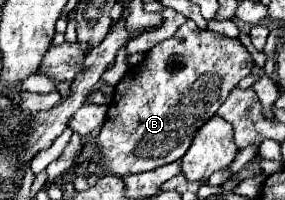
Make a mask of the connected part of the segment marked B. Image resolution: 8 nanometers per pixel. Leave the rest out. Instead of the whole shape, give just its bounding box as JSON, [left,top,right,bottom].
[96,21,254,177]

